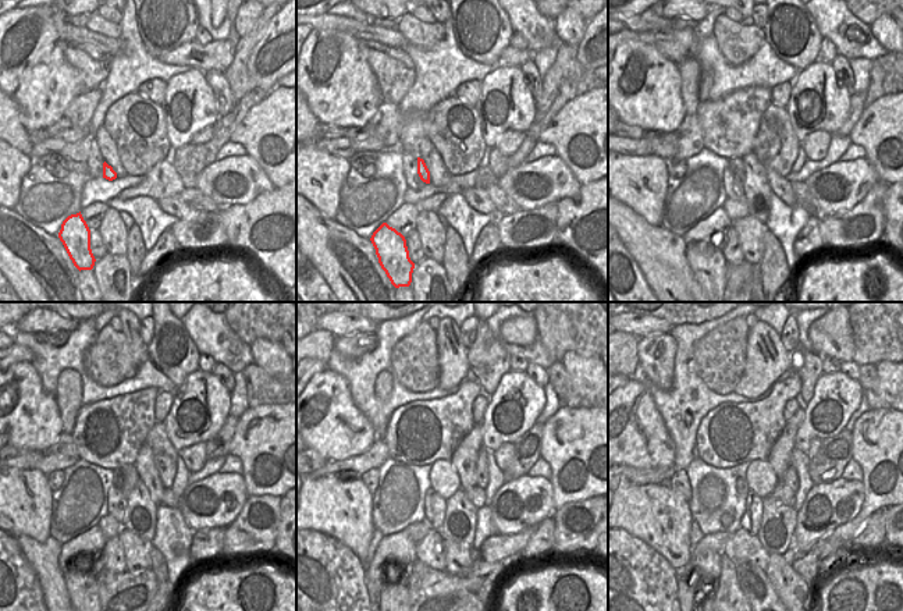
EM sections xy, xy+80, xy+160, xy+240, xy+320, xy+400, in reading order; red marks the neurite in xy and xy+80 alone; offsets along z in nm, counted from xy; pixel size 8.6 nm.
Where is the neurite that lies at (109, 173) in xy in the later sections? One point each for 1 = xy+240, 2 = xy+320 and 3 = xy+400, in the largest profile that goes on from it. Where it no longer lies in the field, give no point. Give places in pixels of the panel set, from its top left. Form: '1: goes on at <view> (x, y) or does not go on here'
1: goes on at xy+240 (127, 478)
2: goes on at xy+320 (444, 479)
3: goes on at xy+400 (761, 479)

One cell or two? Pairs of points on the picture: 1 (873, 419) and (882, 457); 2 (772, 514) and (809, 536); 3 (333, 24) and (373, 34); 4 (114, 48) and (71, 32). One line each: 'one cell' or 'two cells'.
1: one cell
2: two cells
3: one cell
4: one cell

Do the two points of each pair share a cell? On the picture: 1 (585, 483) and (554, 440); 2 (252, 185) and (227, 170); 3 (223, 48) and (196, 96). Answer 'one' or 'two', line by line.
1: one
2: one
3: two

